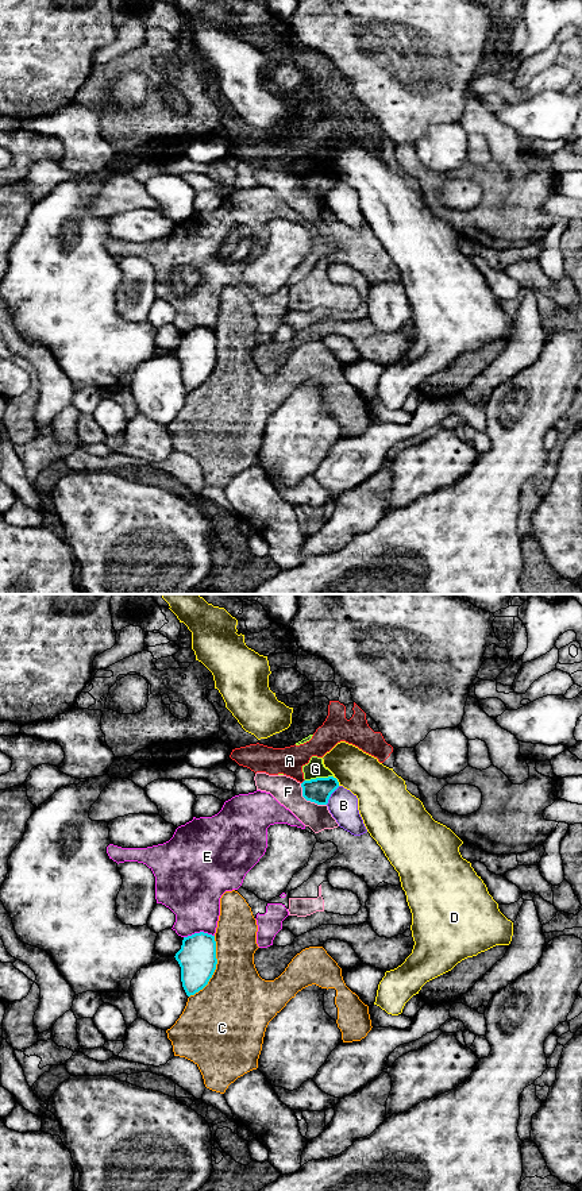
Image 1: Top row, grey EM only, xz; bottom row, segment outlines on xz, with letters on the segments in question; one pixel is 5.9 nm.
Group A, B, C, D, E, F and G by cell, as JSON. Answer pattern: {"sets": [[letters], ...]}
{"sets": [["A", "G"], ["B"], ["C"], ["D"], ["E"], ["F"]]}

